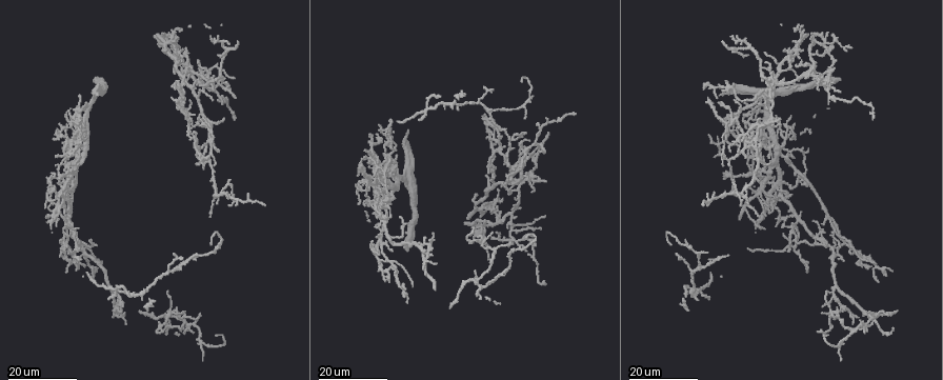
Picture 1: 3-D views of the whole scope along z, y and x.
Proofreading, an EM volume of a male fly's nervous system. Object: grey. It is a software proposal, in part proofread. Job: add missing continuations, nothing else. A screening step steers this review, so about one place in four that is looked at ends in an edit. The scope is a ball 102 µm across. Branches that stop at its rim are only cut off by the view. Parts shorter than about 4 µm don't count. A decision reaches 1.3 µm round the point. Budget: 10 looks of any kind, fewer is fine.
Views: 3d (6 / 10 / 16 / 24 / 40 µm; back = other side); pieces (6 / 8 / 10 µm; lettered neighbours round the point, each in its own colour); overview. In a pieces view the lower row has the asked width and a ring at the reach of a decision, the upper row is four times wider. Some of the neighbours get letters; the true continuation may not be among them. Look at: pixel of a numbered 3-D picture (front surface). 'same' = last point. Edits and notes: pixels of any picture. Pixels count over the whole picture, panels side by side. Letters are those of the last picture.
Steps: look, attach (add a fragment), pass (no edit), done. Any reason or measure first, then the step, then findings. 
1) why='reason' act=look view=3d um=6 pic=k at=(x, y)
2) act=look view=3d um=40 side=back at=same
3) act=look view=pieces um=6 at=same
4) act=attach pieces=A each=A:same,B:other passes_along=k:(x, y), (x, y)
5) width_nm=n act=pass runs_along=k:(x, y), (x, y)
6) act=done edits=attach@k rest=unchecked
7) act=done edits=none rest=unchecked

why='tapers out' act=look view=3d um=24 pic=1 at=(757, 179)

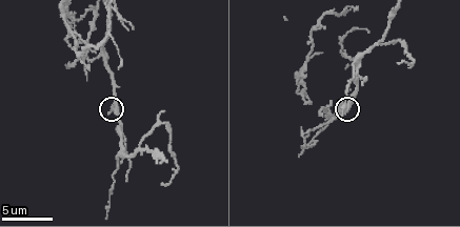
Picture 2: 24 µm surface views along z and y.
act=look view=pieces um=10 pic=2 at=(345, 112)

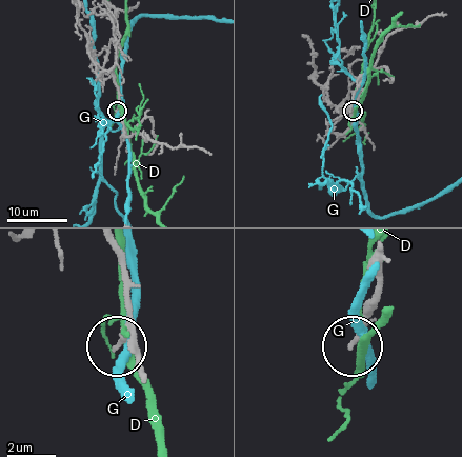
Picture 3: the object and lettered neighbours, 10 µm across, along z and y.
width_nm=160 act=pass each=D:other,G:other runs_along=3:(383, 254), (383, 284), (355, 343) found='no lettered fragment goes on from it'

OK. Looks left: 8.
why='free end' act=look view=3d um=24 pic=1 at=(474, 230)

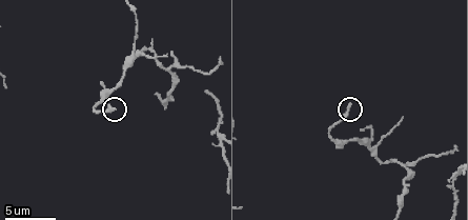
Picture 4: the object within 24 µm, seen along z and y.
act=look view=pieces um=8 pic=4 at=(114, 107)

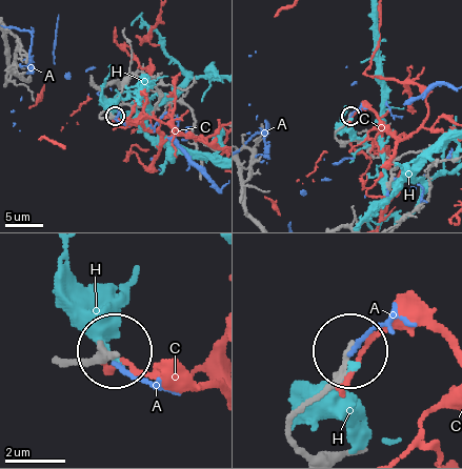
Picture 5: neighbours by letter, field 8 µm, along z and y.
act=pass each=A:other,C:other,H:other runs_along=5:(73, 361), (116, 357) found='no lettered fragment goes on from it'

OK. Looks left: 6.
why='an open end' act=look view=3d um=16 pic=1 at=(457, 107)

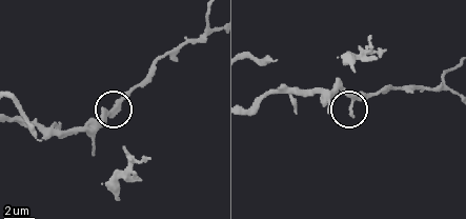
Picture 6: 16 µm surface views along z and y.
act=look view=pieces um=8 pic=6 at=(350, 116)

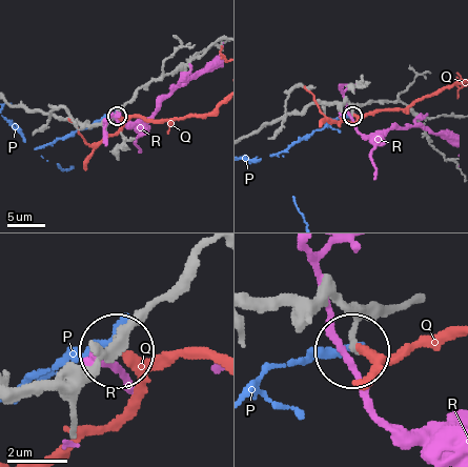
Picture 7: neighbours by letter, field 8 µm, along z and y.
act=pass each=P:other,Q:other,R:other runs_along=7:(256, 303), (339, 306), (351, 319), (354, 346) found='no lettered fragment goes on from it'

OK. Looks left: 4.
why='branch stops here' act=look view=3d um=16 pic=1 at=(198, 316)

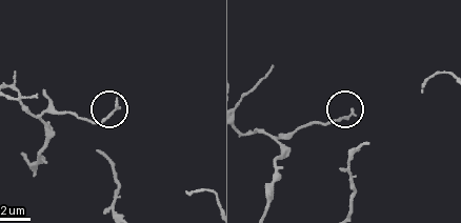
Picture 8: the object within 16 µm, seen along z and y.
act=look view=pieces um=6 pic=8 at=(118, 102)

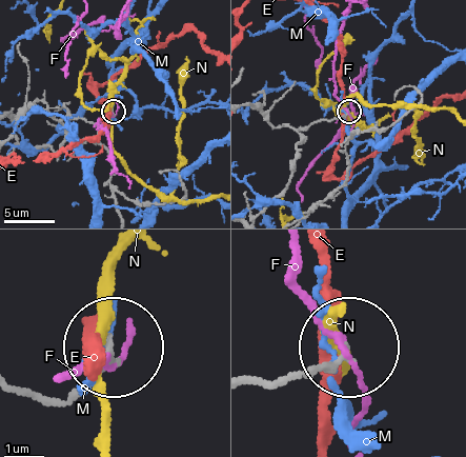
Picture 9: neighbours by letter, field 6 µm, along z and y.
act=pass each=E:other,F:other,M:other,N:other runs_along=9:(21, 392), (61, 398), (108, 354) found='none of them fits'

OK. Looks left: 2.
act=done edits=none rest=unchecked

